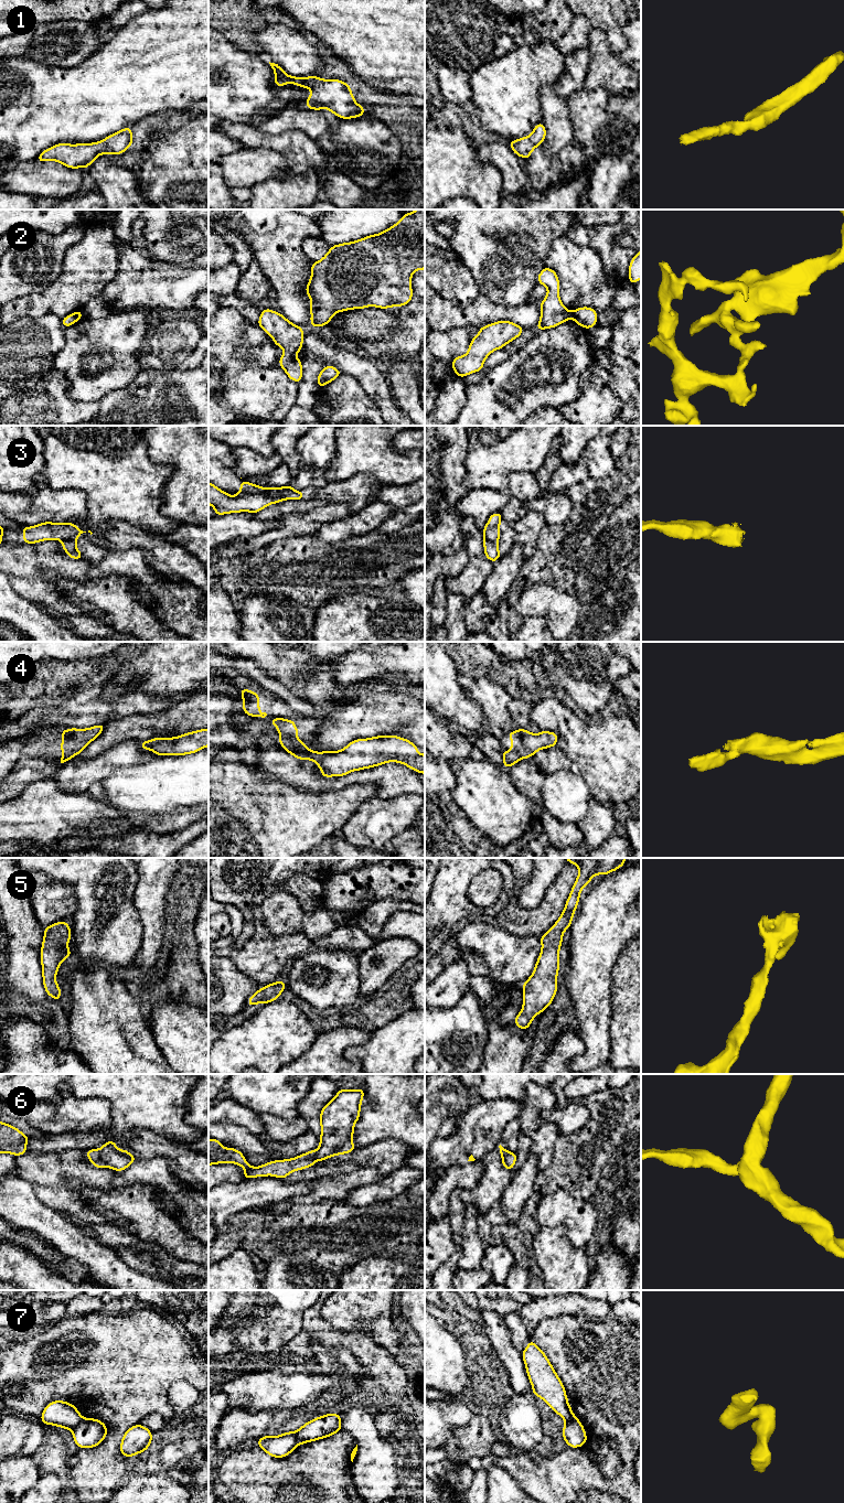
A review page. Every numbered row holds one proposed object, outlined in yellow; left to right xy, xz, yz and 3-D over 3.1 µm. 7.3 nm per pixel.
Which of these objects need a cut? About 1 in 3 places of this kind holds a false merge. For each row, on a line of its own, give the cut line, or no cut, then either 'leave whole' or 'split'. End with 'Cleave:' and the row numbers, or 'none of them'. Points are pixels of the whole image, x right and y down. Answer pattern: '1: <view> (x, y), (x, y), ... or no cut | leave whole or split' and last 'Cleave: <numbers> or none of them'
1: no cut | leave whole
2: xz (286, 352), (294, 355) | split
3: xz (239, 493), (278, 494), (285, 498) | split
4: xz (281, 734), (292, 737) | split
5: no cut | leave whole
6: no cut | leave whole
7: no cut | leave whole
Cleave: 2, 3, 4

